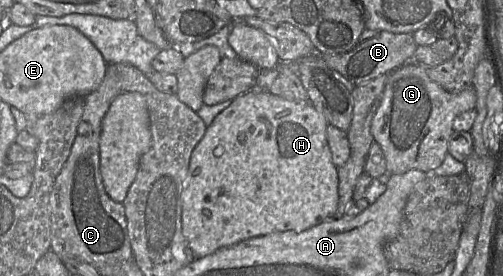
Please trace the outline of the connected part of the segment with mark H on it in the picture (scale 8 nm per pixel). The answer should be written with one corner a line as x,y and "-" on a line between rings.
252,89
232,100
194,148
181,195
182,233
195,259
244,240
276,232
303,232
334,218
338,173
326,138
328,123
309,102
293,102

